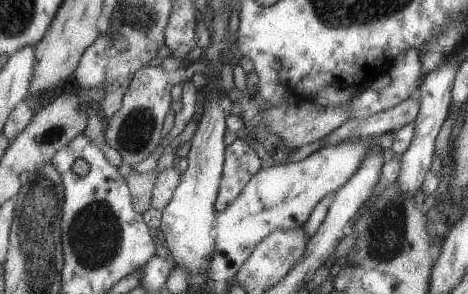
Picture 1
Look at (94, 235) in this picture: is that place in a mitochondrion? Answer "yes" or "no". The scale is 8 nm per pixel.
yes

